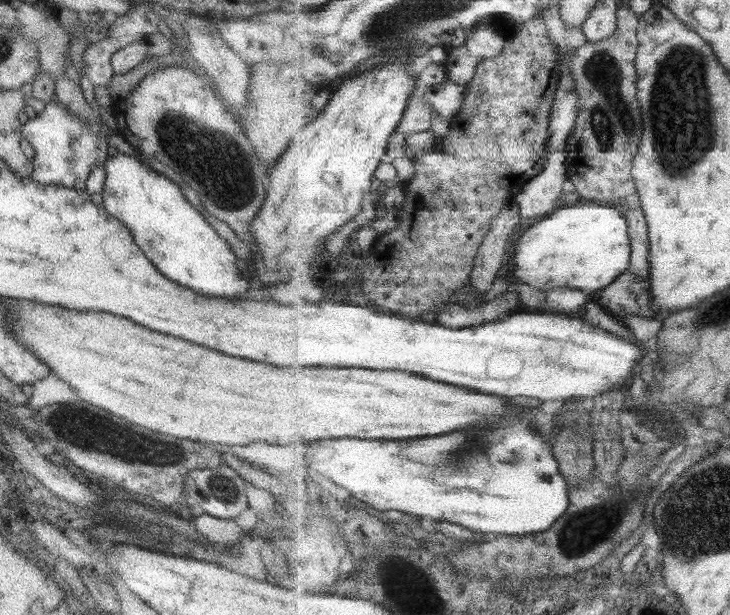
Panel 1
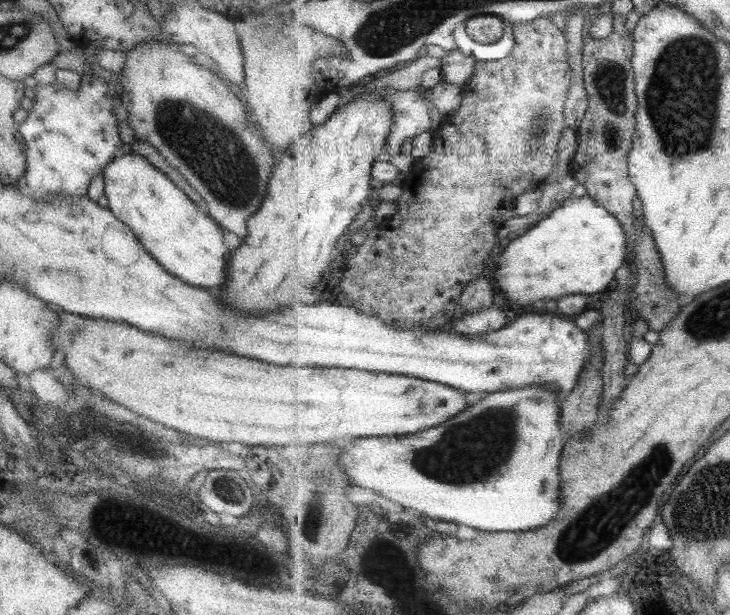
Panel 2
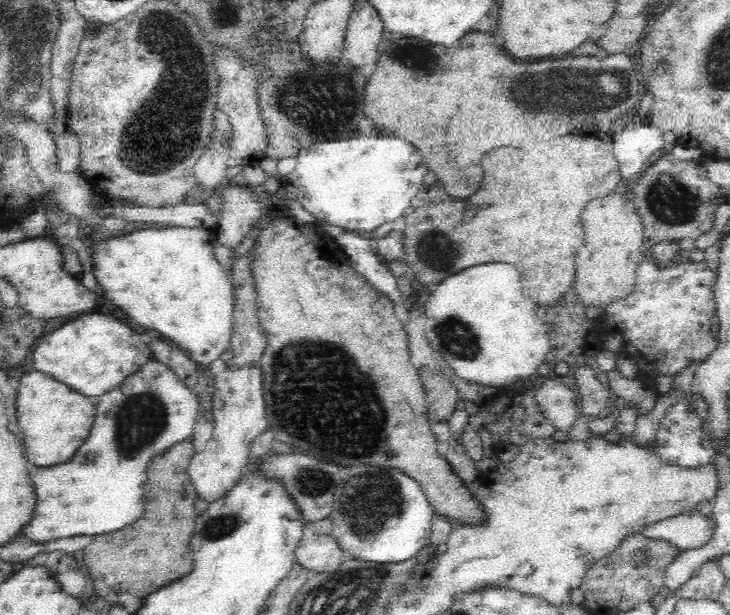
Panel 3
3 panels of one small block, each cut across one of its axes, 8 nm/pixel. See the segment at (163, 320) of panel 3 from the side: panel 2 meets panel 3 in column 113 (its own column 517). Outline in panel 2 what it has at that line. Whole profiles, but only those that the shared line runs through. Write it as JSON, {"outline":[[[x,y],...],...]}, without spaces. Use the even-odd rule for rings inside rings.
{"outline":[[[588,194],[573,198],[568,196],[565,206],[559,207],[547,220],[541,220],[533,225],[527,232],[508,244],[501,252],[492,267],[490,261],[490,278],[497,282],[503,297],[507,302],[517,302],[519,305],[535,304],[548,299],[558,300],[567,295],[591,295],[605,292],[615,280],[615,272],[626,266],[628,258],[628,235],[620,219],[610,214],[600,204],[596,203]]]}

